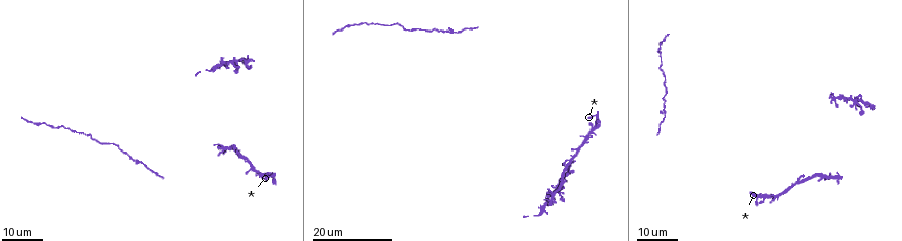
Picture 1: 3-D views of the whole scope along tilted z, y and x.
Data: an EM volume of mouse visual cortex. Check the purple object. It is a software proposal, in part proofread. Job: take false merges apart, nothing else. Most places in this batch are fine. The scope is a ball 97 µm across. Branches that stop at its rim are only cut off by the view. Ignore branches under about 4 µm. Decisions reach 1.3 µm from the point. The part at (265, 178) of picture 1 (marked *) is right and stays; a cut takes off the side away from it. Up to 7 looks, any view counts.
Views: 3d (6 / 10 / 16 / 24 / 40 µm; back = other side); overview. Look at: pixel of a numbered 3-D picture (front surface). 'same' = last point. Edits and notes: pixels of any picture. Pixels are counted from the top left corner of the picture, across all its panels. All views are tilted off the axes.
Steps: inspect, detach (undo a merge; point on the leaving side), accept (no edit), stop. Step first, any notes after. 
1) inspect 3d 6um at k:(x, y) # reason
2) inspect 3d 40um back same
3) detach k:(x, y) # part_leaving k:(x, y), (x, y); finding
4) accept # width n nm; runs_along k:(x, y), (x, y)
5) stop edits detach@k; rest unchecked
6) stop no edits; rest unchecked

inspect 3d 16um at 1:(596, 114) # three-way junction

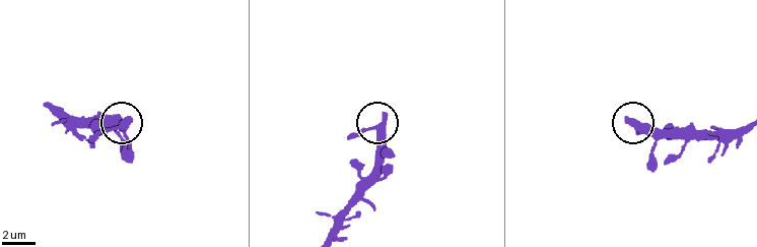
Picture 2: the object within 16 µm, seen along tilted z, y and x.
inspect 3d 6um at 2:(123, 126) # zoom in

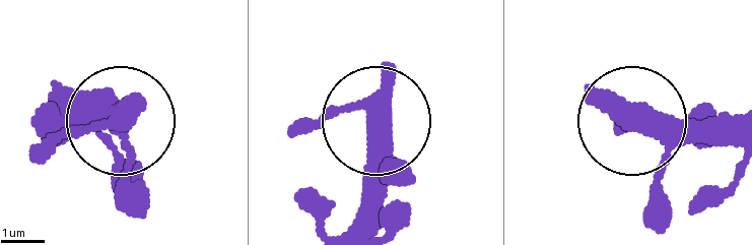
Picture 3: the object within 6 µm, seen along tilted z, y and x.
accept # runs_along 3:(290, 125), (350, 106), (368, 116), (372, 227); continuous, no second neuron

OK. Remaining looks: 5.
inspect 3d 16um at 1:(664, 114) # thin neck

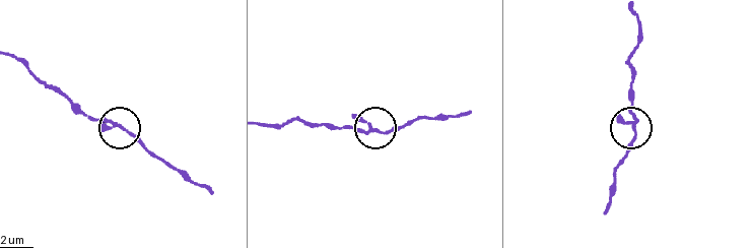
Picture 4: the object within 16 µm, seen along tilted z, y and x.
inspect 3d 6um at 4:(634, 129) # closer look

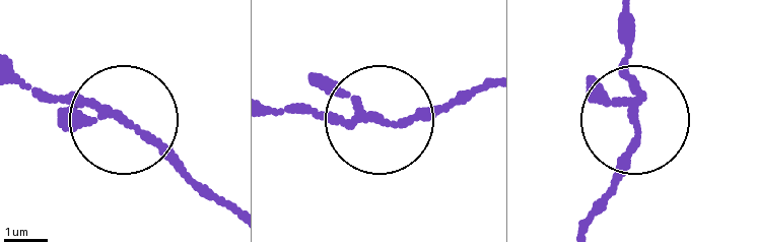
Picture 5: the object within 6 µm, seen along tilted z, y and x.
inspect 3d 6um back at 5:(632, 121) # from behind

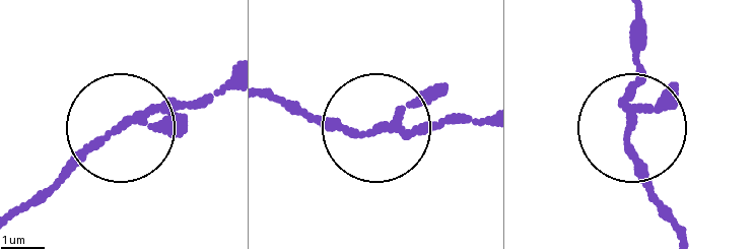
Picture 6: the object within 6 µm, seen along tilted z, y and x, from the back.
accept # one neuron here

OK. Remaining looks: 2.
inspect 3d 16um at 1:(53, 127) # thin neck

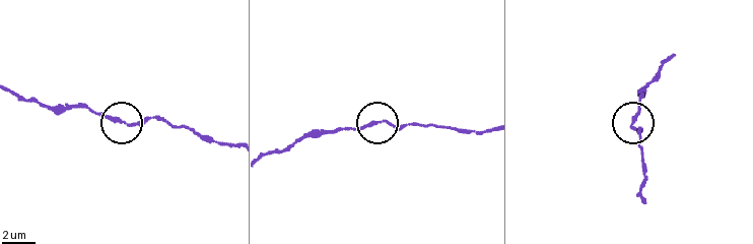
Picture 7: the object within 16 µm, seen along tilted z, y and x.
inspect 3d 6um at 7:(132, 125)

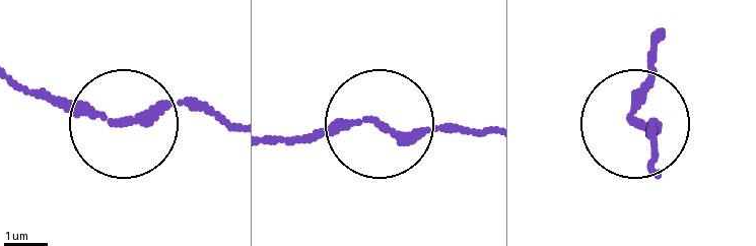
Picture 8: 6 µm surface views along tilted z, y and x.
accept # runs_along 8:(647, 168), (655, 130), (633, 108), (653, 70); continuous, no second neuron

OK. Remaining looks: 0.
stop no edits; rest unchecked

